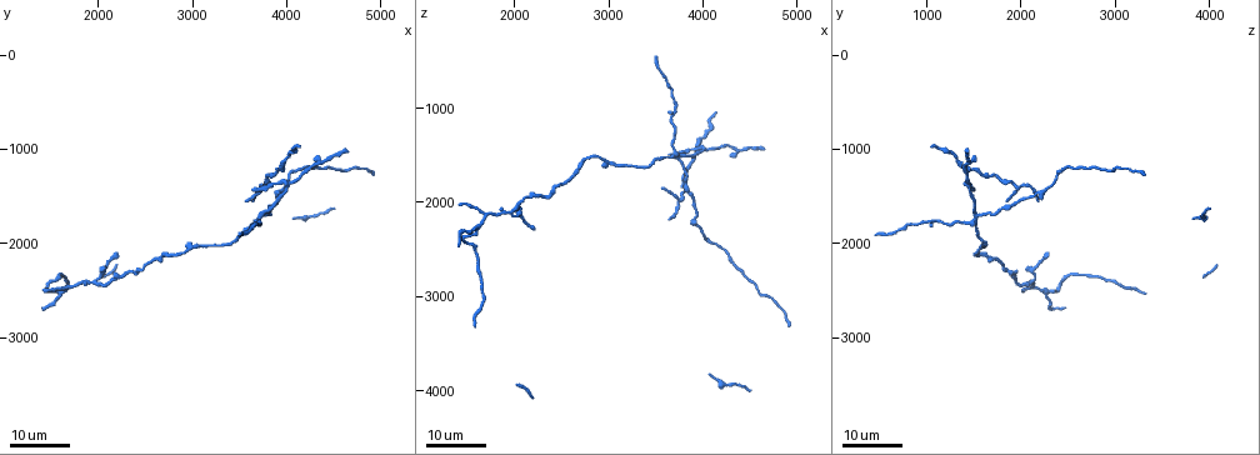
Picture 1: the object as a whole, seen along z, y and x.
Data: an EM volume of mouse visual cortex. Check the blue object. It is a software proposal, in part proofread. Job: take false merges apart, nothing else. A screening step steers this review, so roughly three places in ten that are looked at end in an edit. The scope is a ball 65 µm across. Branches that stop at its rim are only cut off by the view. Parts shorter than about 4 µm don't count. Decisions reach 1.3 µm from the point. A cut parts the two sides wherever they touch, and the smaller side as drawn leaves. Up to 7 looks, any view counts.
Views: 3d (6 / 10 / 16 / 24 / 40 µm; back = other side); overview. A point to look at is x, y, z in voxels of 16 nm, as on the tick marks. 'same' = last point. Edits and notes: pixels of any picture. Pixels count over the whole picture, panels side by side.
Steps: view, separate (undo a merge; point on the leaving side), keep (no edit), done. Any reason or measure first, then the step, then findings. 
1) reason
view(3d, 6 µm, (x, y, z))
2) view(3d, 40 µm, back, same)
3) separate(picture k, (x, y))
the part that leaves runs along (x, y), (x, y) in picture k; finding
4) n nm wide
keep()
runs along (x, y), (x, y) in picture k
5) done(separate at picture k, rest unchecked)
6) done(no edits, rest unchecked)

arms part here
view(3d, 16 µm, (1960, 2400, 2120))

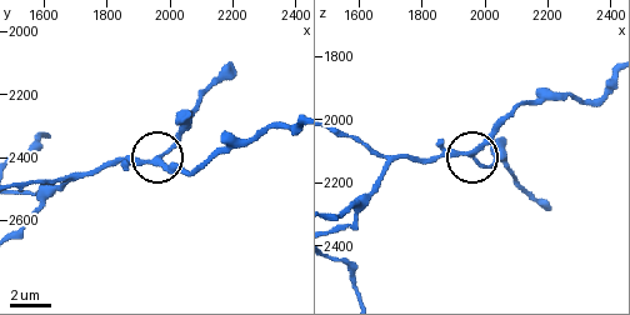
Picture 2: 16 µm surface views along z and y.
zoom in
view(3d, 6 µm, (1950, 2410, 2120))

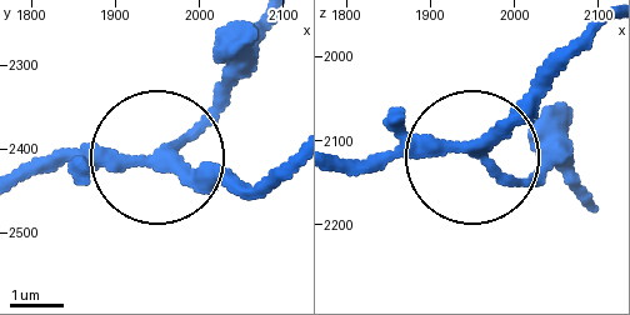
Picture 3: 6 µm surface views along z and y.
210 nm wide
keep()
runs along (595, 26), (483, 151), (514, 179), (564, 165) in picture 3; continuous, no second cell

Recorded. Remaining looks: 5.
a fork
view(3d, 24 µm, (1680, 2480, 2120))

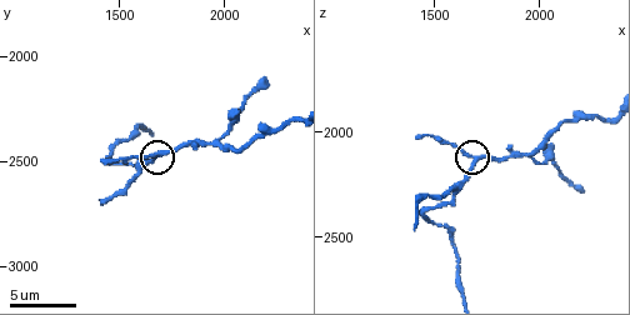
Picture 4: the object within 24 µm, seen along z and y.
closer look
view(3d, 6 µm, (1680, 2460, 2130))

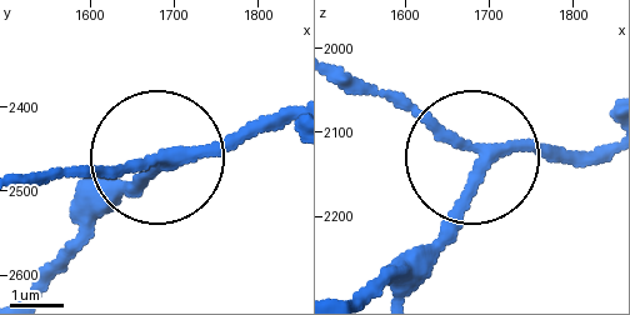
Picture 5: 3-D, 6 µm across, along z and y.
220 nm wide
keep()
runs along (291, 116), (144, 165), (54, 165) in picture 5; all the same cell

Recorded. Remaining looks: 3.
a narrow waist
view(3d, 16 µm, (4020, 1080, 1340))

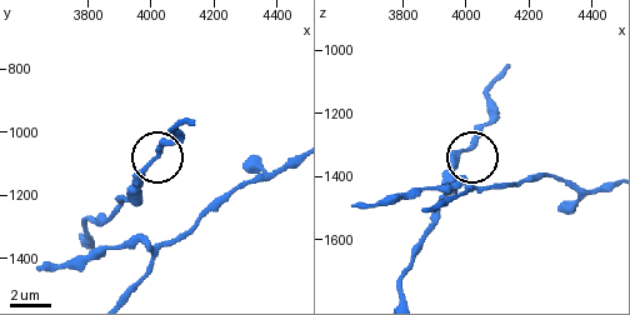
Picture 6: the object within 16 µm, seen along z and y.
view(3d, 10 µm, (4000, 1100, 1310))

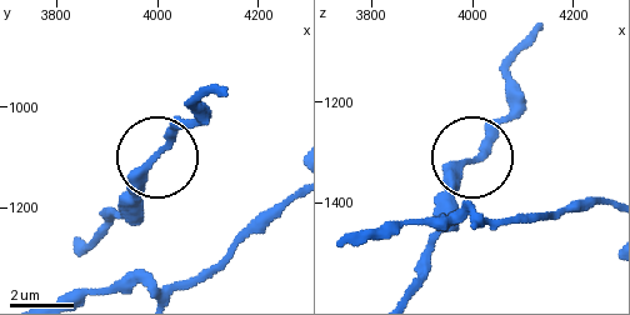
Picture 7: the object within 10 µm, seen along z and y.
keep()
continuous, no second cell

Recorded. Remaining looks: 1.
done(no edits, rest unchecked)

